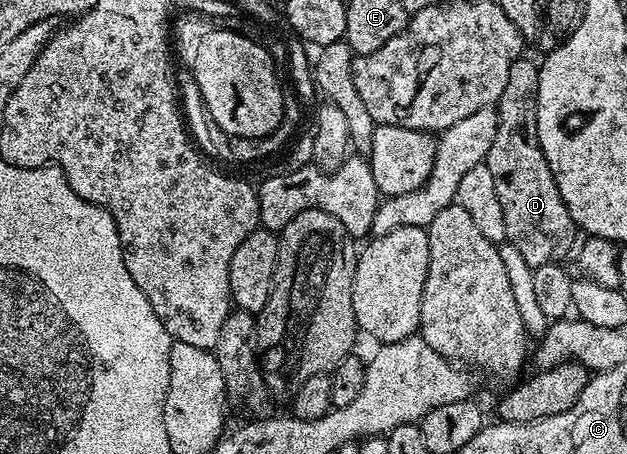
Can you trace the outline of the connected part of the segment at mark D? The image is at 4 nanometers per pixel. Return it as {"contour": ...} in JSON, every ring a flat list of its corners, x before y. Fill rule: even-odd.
{"contour":[[522,58,511,66,511,74,507,78,507,86,503,86,503,94,497,108,495,142,491,142,491,150,485,159,487,170,491,170,495,178,495,194,499,194,499,206,503,206,503,218,507,221,506,241,520,251,527,266,532,269,564,261,564,256,569,251,574,251,579,240,577,224,571,218,569,208,559,194,559,186,555,182,551,166,539,146,537,99,540,73,541,69,536,59,533,61]]}

